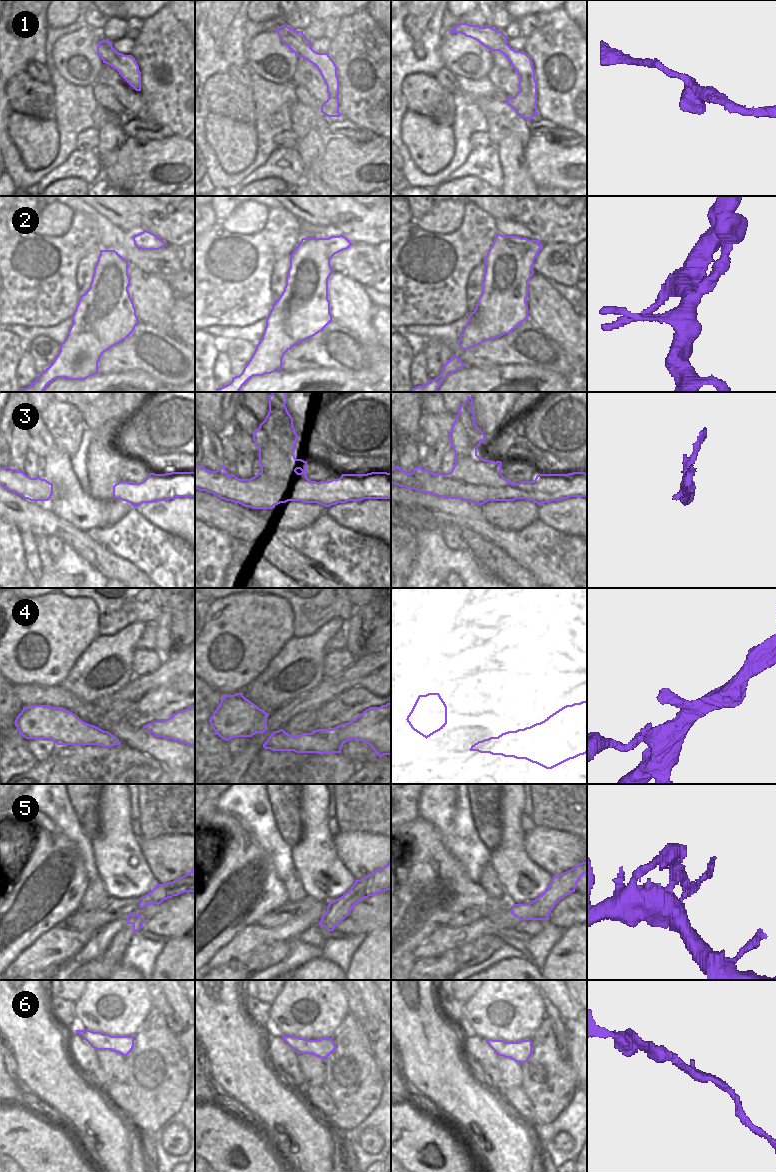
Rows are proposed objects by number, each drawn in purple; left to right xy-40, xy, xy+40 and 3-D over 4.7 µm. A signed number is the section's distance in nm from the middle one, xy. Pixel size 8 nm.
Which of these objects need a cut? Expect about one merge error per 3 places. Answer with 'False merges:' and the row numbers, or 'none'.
False merges: 5

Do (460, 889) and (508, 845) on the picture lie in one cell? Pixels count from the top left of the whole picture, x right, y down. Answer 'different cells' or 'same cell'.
different cells

